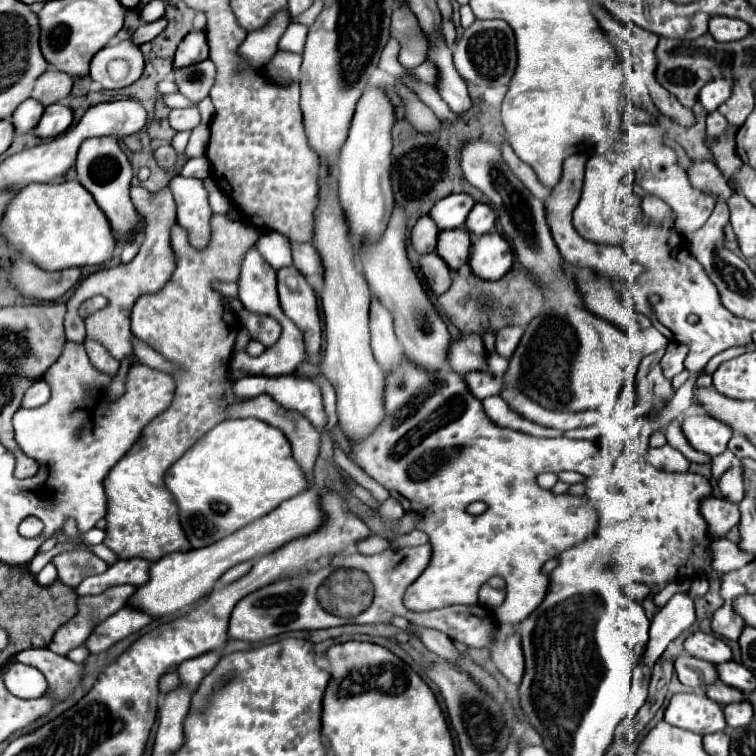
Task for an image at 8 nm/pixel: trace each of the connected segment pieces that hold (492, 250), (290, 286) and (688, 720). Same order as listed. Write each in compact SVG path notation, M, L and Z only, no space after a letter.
M487 232L473 238L469 266L479 278L499 280L513 266L513 250L499 232Z
M295 266L277 270L277 290L283 312L303 330L307 354L315 356L321 348L321 318L317 298L309 282L295 270Z
M701 692L675 694L665 710L665 722L697 734L713 734L727 726L723 706Z

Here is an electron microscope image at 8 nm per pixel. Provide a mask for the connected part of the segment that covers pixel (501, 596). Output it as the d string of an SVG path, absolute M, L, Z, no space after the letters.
M485 584L479 590L479 604L485 608L497 608L505 600L505 590L495 590L489 584Z

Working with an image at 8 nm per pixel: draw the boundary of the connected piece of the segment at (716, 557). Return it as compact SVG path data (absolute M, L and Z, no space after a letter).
M727 538L715 540L709 550L711 550L709 568L719 572L719 574L737 570L739 566L745 566L747 562L753 560L749 554L743 554L735 542L729 542Z

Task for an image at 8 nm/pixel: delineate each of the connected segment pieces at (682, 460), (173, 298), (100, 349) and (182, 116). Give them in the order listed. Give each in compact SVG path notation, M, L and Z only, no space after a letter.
M669 444L661 448L649 448L645 454L645 462L665 472L687 472L689 468L689 460Z
M213 214L211 240L207 248L197 250L189 244L187 230L175 224L171 228L171 248L175 252L173 276L157 294L143 294L133 306L133 334L167 360L181 364L183 370L173 374L177 388L171 406L145 426L143 436L113 466L105 480L109 498L105 546L121 560L139 557L155 562L165 554L191 548L179 524L177 502L163 478L205 432L225 420L227 404L239 400L231 394L233 382L225 378L237 336L237 316L225 308L223 296L211 282L237 282L239 258L259 236L260 231L249 224L235 222L227 214Z
M85 340L83 342L85 346L85 352L91 360L91 364L101 372L101 374L115 374L119 370L119 362L107 352L107 348L101 344L101 342L95 342L95 340Z
M191 106L191 108L181 108L181 110L171 110L169 114L169 124L173 130L193 130L195 126L201 124L201 116L199 116L199 108Z

